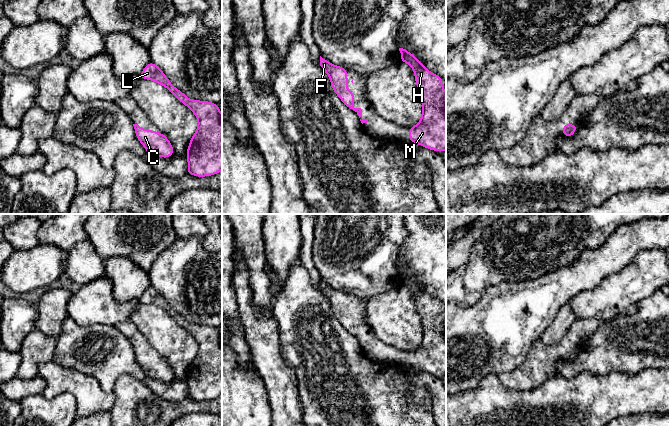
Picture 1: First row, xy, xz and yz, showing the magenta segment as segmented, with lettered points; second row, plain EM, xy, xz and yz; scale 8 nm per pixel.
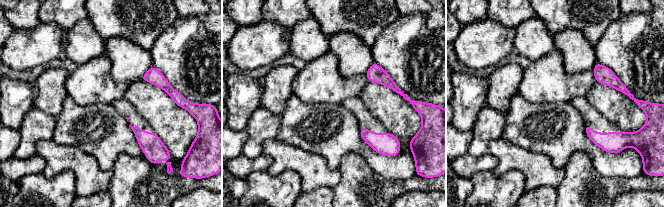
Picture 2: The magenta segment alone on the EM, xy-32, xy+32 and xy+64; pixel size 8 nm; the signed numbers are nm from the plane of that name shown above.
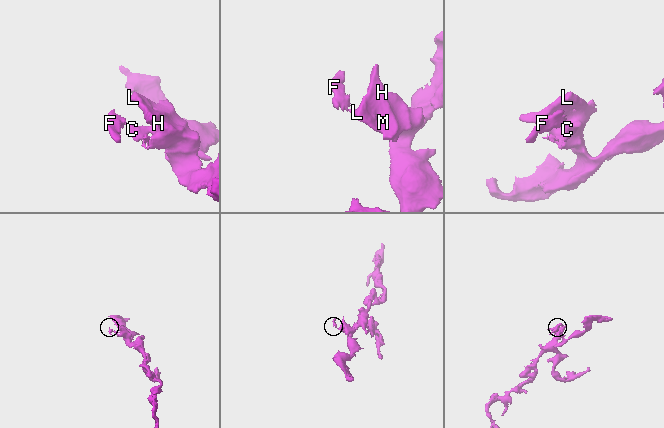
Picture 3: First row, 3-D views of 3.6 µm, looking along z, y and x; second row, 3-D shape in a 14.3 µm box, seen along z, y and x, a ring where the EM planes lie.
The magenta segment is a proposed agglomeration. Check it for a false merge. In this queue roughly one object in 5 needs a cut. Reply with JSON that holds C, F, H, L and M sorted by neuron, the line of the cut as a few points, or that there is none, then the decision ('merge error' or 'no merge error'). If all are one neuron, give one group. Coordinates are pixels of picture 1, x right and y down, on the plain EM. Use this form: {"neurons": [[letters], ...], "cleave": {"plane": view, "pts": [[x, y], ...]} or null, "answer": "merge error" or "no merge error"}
{"neurons": [["C", "F", "H", "L", "M"]], "cleave": null, "answer": "no merge error"}

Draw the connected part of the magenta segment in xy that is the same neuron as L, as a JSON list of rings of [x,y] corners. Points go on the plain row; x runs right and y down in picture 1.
[[[152,286],[144,292],[140,302],[149,303],[165,310],[198,343],[197,355],[192,360],[186,376],[187,398],[203,401],[220,396],[222,394],[222,338],[218,328],[188,323]]]

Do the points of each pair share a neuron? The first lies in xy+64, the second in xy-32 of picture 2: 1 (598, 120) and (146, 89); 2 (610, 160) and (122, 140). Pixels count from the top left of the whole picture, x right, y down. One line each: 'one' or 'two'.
1: two
2: one

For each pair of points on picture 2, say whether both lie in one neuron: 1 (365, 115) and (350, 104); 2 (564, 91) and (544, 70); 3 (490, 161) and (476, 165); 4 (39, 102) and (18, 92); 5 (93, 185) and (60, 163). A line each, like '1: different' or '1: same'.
1: same
2: same
3: same
4: different
5: same

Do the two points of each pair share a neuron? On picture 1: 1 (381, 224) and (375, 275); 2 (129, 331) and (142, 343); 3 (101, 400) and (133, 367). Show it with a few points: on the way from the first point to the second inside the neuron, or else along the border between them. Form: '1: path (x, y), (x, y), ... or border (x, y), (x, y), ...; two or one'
1: path (375, 234), (375, 261); one
2: path (132, 333), (139, 340); one
3: border (92, 376), (98, 381), (104, 391), (112, 392); two

